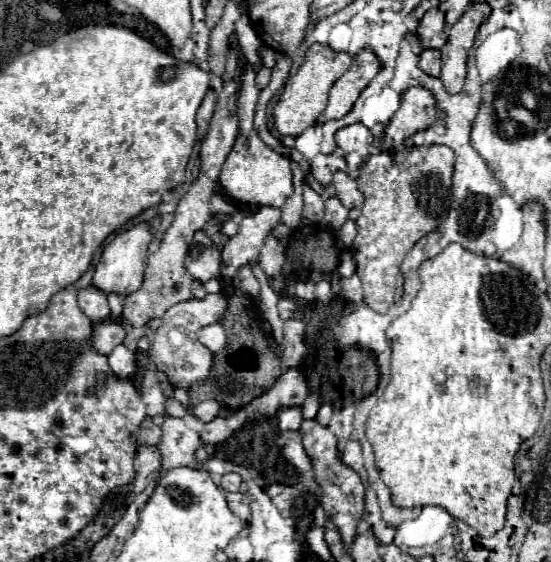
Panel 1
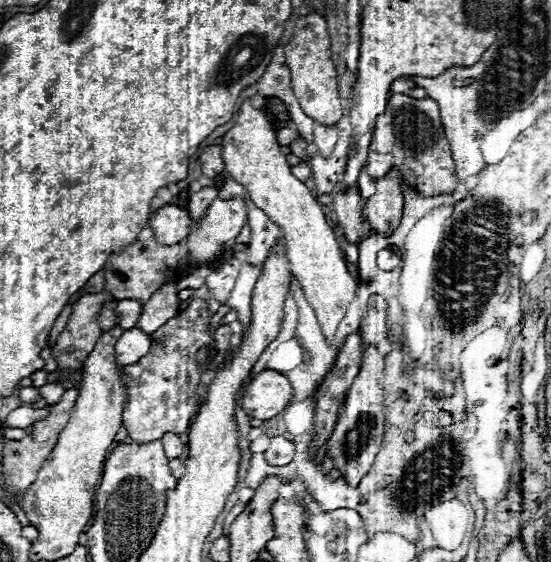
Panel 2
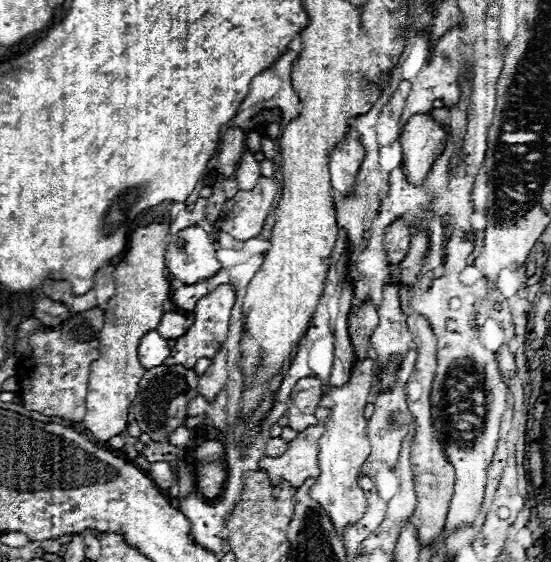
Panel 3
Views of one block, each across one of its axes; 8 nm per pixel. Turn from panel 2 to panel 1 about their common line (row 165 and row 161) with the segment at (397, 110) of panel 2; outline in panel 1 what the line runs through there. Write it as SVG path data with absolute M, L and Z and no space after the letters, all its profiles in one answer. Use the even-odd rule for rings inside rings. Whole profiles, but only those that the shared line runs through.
M414 146L400 152L380 152L366 160L360 168L358 190L364 194L362 214L356 220L358 234L352 254L358 264L356 274L362 280L364 302L386 312L394 300L400 264L406 252L428 232L436 230L450 210L450 182L454 168L454 152L448 146Z

